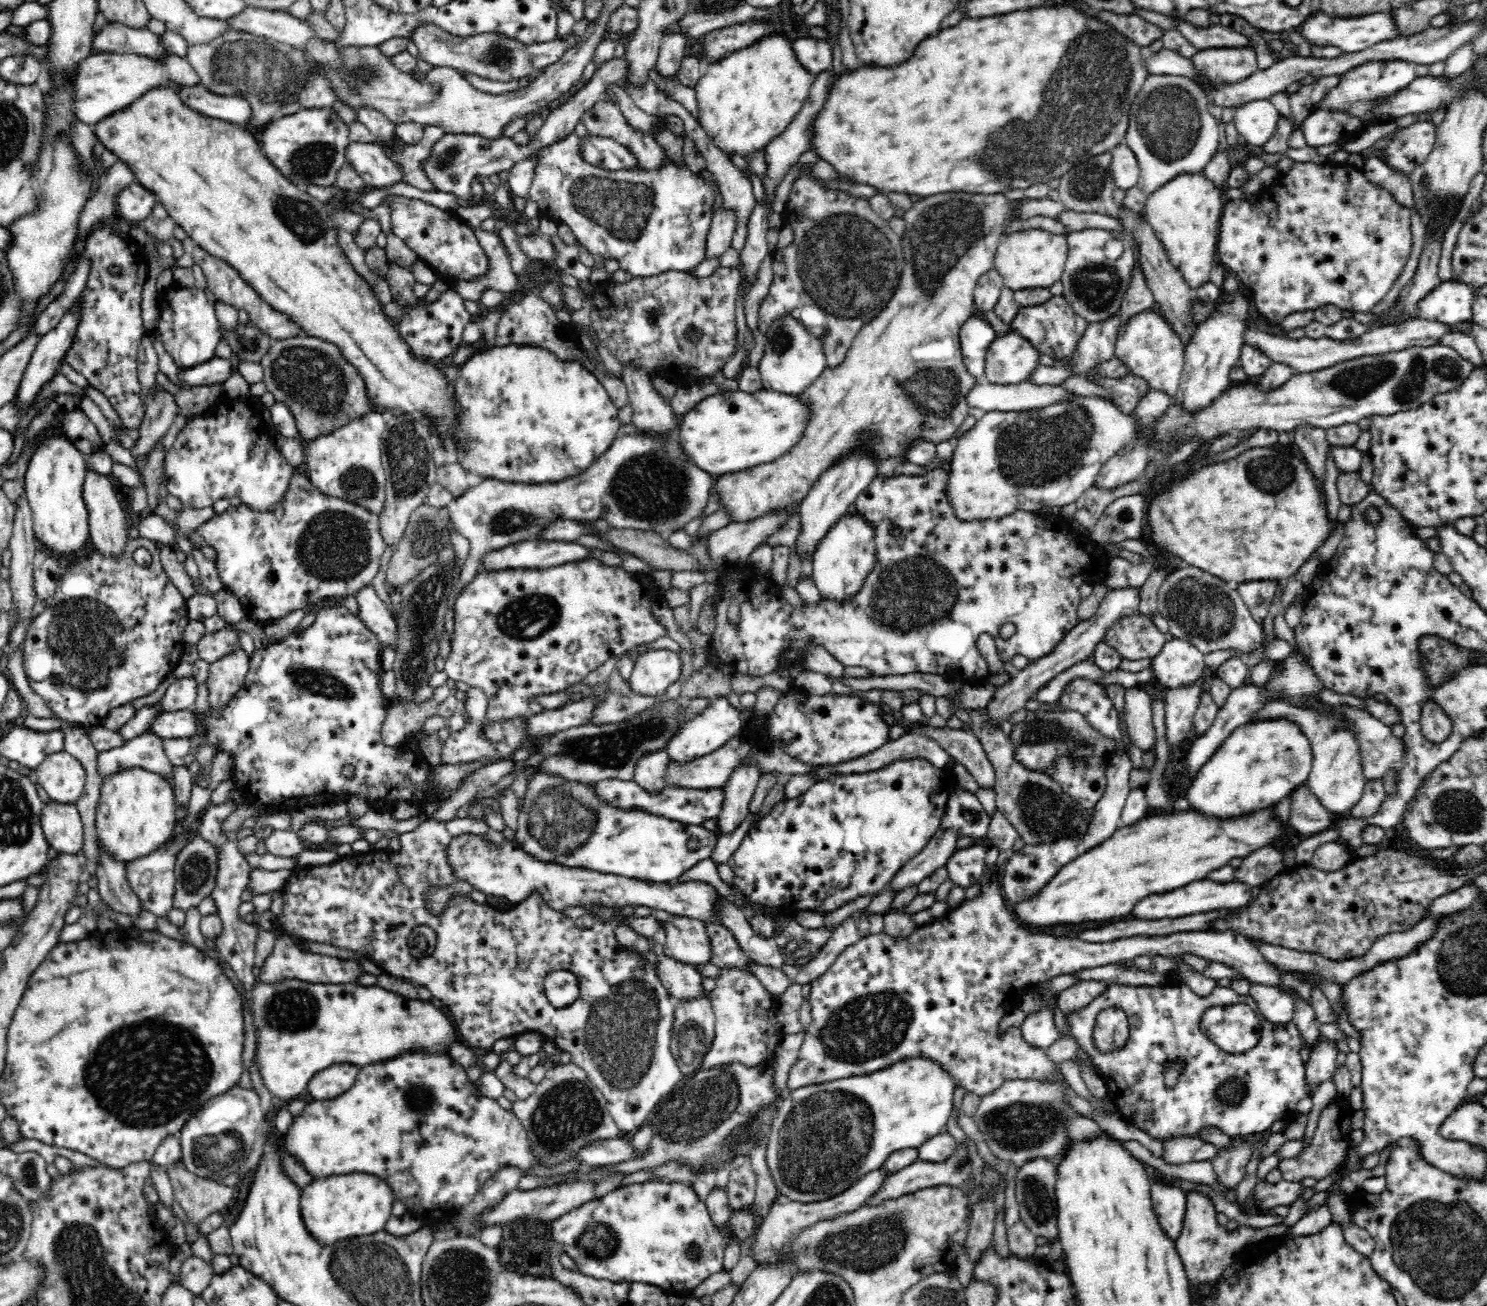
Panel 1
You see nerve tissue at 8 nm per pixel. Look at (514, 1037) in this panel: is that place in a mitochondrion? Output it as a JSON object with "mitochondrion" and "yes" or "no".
{"mitochondrion":"no"}

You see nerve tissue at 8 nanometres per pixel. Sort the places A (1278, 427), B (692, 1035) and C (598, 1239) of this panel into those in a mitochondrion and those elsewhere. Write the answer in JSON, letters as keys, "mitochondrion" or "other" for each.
{"A":"other","B":"mitochondrion","C":"mitochondrion"}

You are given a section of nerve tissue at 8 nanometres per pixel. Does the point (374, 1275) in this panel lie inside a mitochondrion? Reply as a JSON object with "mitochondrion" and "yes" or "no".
{"mitochondrion":"yes"}

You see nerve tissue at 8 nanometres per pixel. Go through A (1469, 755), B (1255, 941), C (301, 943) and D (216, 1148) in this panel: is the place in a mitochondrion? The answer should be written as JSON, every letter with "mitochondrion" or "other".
{"A":"other","B":"other","C":"other","D":"mitochondrion"}

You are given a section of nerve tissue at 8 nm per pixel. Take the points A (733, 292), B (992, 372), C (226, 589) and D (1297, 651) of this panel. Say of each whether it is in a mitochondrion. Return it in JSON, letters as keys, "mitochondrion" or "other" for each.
{"A":"other","B":"other","C":"other","D":"other"}

